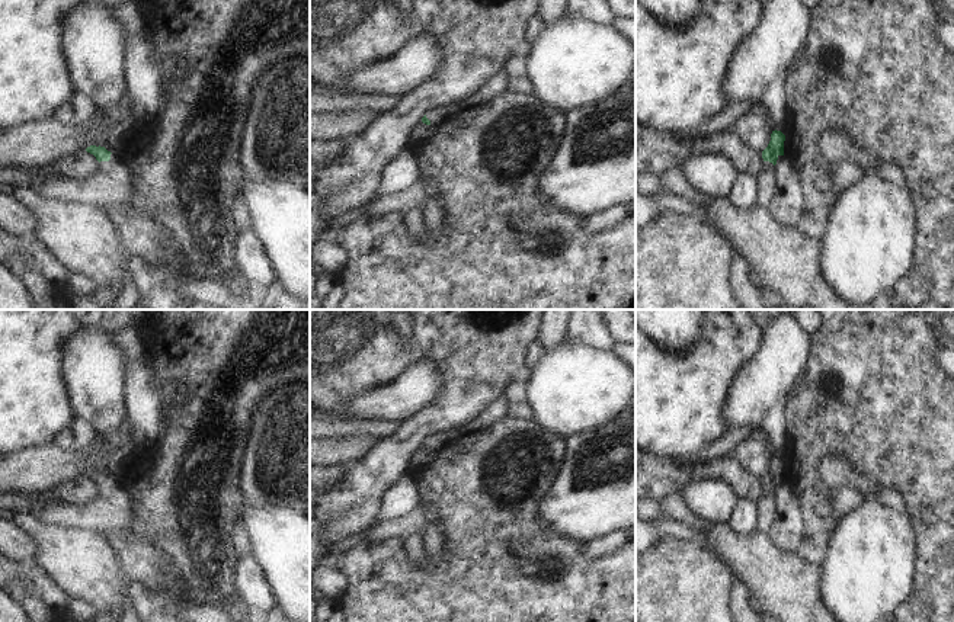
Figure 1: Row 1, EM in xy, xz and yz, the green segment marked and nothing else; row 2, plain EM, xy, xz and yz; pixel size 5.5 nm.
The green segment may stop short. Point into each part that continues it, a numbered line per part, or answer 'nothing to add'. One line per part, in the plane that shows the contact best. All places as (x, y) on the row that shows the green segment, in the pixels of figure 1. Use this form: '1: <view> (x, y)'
1: xy (111, 186)

